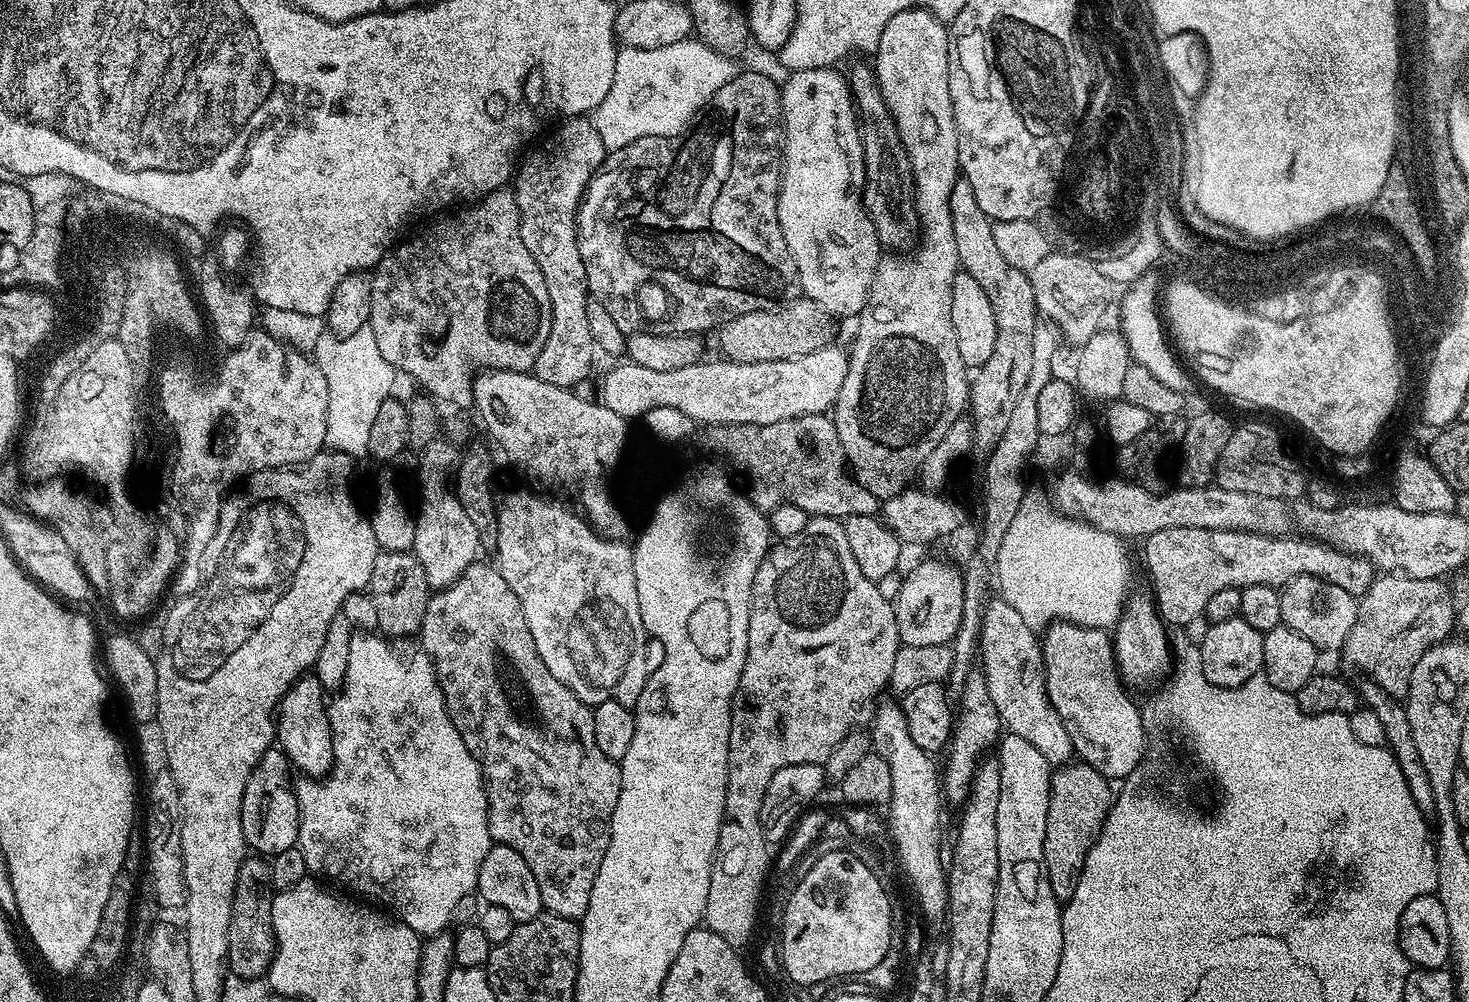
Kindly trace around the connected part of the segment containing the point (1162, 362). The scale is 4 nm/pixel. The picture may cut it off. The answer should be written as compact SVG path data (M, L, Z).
M1149 270L1125 289L1120 330L1128 344L1131 357L1137 363L1146 366L1160 382L1165 383L1170 389L1186 394L1190 392L1189 389L1192 386L1191 375L1182 366L1182 369L1180 368L1176 362L1177 357L1168 343L1162 318L1158 311L1160 285L1158 286L1157 274L1157 271Z

